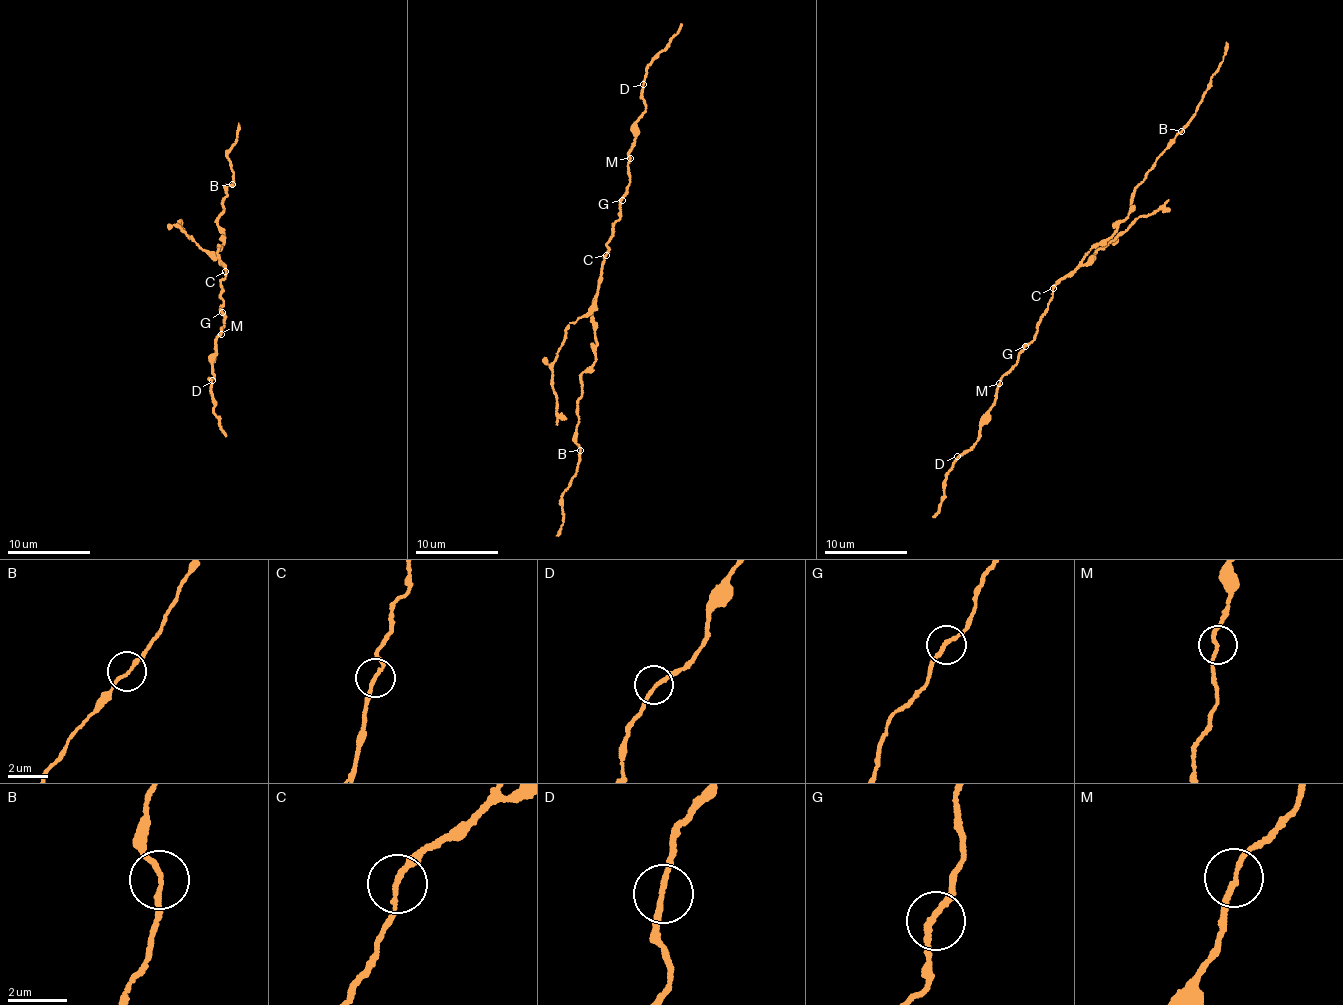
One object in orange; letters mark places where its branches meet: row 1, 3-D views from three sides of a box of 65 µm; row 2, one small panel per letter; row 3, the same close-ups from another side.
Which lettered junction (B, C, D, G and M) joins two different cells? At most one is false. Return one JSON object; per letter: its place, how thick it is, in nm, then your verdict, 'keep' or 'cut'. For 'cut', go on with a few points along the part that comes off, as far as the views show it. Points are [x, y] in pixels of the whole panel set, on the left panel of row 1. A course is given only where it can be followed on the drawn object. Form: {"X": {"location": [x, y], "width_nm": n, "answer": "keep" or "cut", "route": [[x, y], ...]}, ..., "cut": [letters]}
{"B": {"location": [232, 184], "width_nm": 160, "answer": "cut", "route": [[232, 185], [233, 173], [227, 157], [236, 138], [238, 123]]}, "C": {"location": [225, 271], "width_nm": 150, "answer": "keep"}, "D": {"location": [212, 380], "width_nm": 160, "answer": "keep"}, "G": {"location": [222, 312], "width_nm": 190, "answer": "keep"}, "M": {"location": [221, 334], "width_nm": 160, "answer": "keep"}, "cut": ["B"]}

